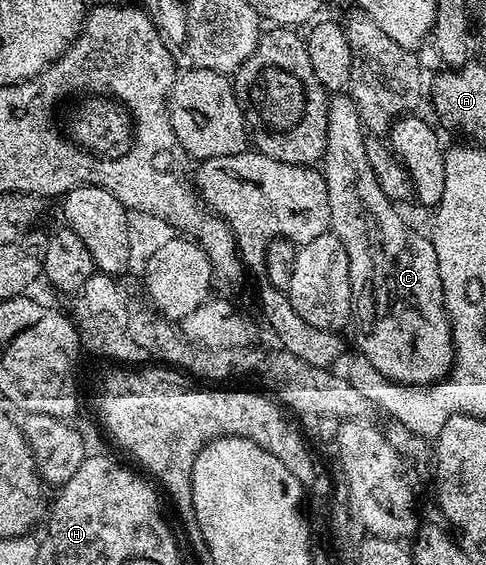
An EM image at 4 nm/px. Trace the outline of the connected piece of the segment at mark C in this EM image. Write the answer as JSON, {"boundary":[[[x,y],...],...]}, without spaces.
{"boundary":[[[345,92],[334,93],[327,102],[328,122],[326,124],[326,146],[323,157],[323,173],[325,175],[325,183],[327,184],[327,196],[329,197],[329,207],[331,208],[331,216],[329,217],[329,225],[331,233],[343,244],[343,248],[347,252],[347,260],[349,261],[349,279],[351,280],[351,292],[353,293],[353,304],[355,307],[355,322],[361,325],[361,334],[365,339],[361,342],[361,350],[364,361],[374,366],[385,378],[390,382],[399,382],[403,386],[427,386],[435,382],[441,381],[453,369],[453,328],[449,325],[449,313],[445,311],[445,297],[443,296],[443,288],[439,280],[439,264],[435,260],[435,248],[432,241],[428,237],[425,238],[417,230],[412,230],[407,223],[401,219],[401,214],[396,210],[398,208],[389,200],[376,182],[375,172],[372,171],[371,164],[368,163],[366,131],[363,129],[363,123],[360,115],[353,107],[350,95]]]}

